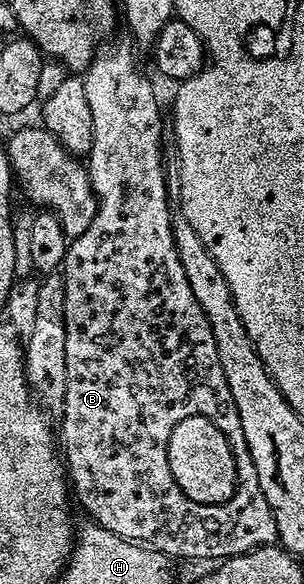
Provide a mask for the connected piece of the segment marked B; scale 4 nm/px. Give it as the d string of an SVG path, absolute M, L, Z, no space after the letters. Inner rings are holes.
M108 41L96 50L91 64L82 76L85 98L89 100L89 109L93 112L93 145L90 155L86 156L85 166L99 207L95 210L93 221L85 229L85 233L81 233L79 237L68 242L61 268L65 285L65 373L67 374L67 388L61 412L61 418L63 418L61 458L65 464L65 474L69 480L70 490L74 498L76 495L80 505L87 510L86 518L90 522L101 524L105 529L109 529L109 533L117 533L117 537L128 539L130 543L141 543L144 547L152 547L154 551L159 551L175 561L178 559L222 561L230 559L232 555L252 551L254 547L274 544L277 539L275 512L269 509L261 493L261 485L257 481L257 469L253 465L245 441L245 433L241 429L241 417L237 413L233 393L225 381L221 361L217 357L217 345L213 341L211 326L209 321L205 321L205 313L201 313L201 305L197 305L193 297L193 289L189 289L185 269L181 269L181 257L177 257L177 245L173 241L173 229L171 228L173 203L172 200L171 203L167 200L169 175L163 172L163 115L159 112L155 91L151 88L150 81L139 72L139 67L135 64L134 53L136 52L132 44L115 42ZM185 417L208 418L225 435L226 444L232 450L233 464L236 466L235 491L223 504L199 504L187 497L174 480L173 472L169 467L169 441L172 440L174 426L180 424Z

